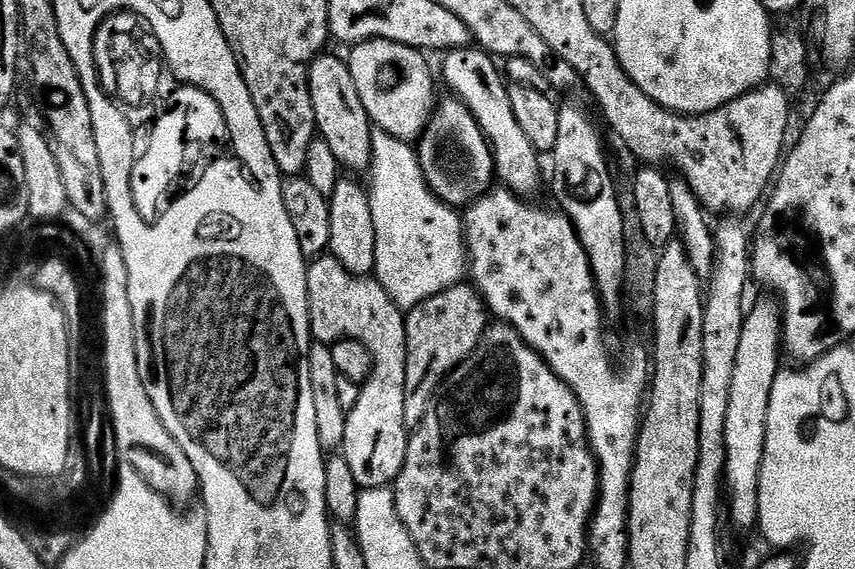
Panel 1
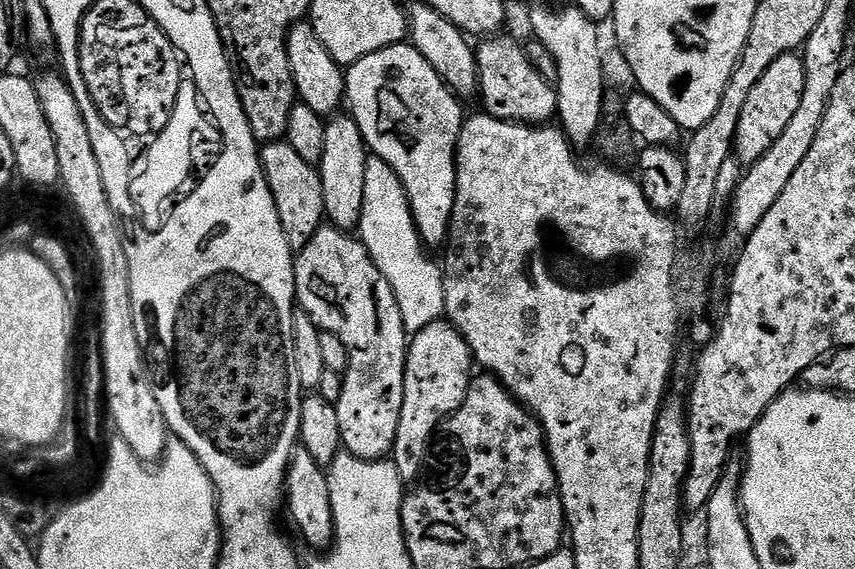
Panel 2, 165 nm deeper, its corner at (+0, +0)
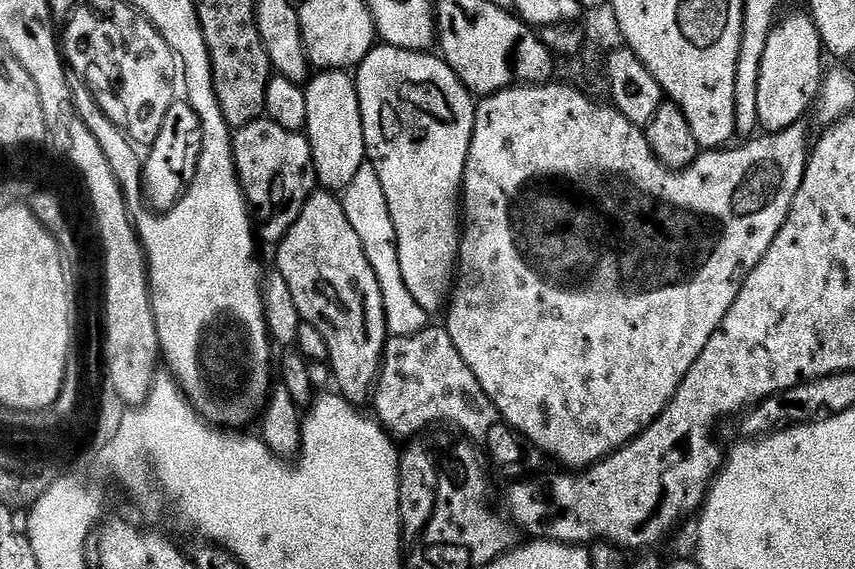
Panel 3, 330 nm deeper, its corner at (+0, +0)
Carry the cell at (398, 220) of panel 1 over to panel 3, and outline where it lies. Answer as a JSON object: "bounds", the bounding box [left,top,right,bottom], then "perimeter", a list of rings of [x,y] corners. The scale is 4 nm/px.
{"bounds":[342,163,430,336],"perimeter":[[[364,163],[354,174],[354,182],[342,193],[342,203],[346,210],[346,218],[350,218],[350,226],[354,226],[354,234],[358,234],[358,242],[362,242],[362,250],[366,250],[366,262],[374,270],[378,278],[378,286],[382,290],[382,302],[386,310],[389,336],[413,336],[429,327],[430,316],[414,302],[410,290],[406,290],[406,282],[402,280],[402,266],[398,262],[394,222],[390,222],[390,210],[386,206],[386,194],[382,194],[382,182],[378,182],[378,170],[370,163]]]}

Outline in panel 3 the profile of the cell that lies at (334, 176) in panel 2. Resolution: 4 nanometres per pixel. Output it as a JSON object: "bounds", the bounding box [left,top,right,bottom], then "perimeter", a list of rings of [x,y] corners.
{"bounds":[304,70,368,194],"perimeter":[[[320,70],[307,81],[304,93],[304,132],[314,158],[317,185],[333,194],[343,193],[344,189],[350,186],[350,182],[354,182],[354,174],[358,174],[368,155],[356,81],[344,70]]]}

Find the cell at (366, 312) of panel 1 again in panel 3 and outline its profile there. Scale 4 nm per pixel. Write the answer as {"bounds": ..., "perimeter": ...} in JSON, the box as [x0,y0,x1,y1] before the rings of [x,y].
{"bounds":[275,190,389,405],"perimeter":[[[327,190],[313,192],[306,206],[302,206],[298,222],[290,226],[286,238],[280,241],[275,252],[275,271],[284,279],[286,286],[290,286],[290,295],[294,298],[294,306],[298,306],[301,321],[314,326],[314,330],[318,330],[326,342],[327,363],[332,369],[335,387],[340,387],[337,388],[339,395],[354,405],[363,405],[363,400],[367,396],[369,399],[380,375],[384,345],[389,338],[388,323],[378,278],[370,262],[366,262],[366,250],[362,250],[362,242],[358,242],[358,234],[354,234],[354,226],[350,226],[350,218],[346,218],[341,197]]]}

